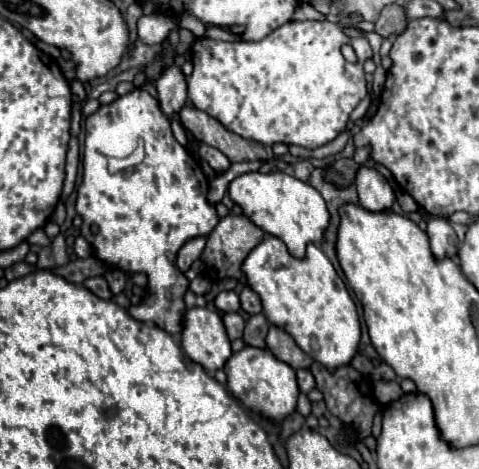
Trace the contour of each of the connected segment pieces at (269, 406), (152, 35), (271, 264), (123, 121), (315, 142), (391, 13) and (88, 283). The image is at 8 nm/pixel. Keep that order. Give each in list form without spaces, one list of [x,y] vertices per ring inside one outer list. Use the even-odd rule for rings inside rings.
[[[245,346],[243,350],[235,352],[227,360],[223,370],[227,372],[229,390],[251,414],[257,414],[261,418],[269,418],[273,422],[281,422],[287,414],[291,414],[295,410],[297,396],[299,396],[295,370],[289,364],[277,360],[273,356],[273,352],[269,352],[269,348]]]
[[[163,12],[141,16],[137,22],[139,38],[145,44],[161,44],[169,36],[169,32],[173,32],[175,28],[177,28],[177,22]]]
[[[265,236],[243,262],[243,272],[247,274],[249,286],[259,294],[269,322],[291,334],[305,354],[319,364],[325,364],[329,372],[353,360],[361,340],[357,308],[345,282],[317,246],[309,244],[307,256],[299,260],[287,252],[279,238]]]
[[[133,90],[119,96],[115,102],[101,106],[93,116],[85,120],[85,141],[83,146],[83,173],[77,188],[77,214],[83,218],[81,236],[95,248],[101,262],[119,266],[127,272],[147,274],[149,292],[141,304],[131,306],[127,312],[137,322],[153,322],[173,336],[183,332],[185,324],[185,302],[183,296],[189,290],[189,280],[175,266],[179,248],[197,236],[209,236],[219,222],[215,208],[207,202],[207,178],[201,166],[187,154],[187,150],[173,138],[169,120],[159,108],[159,102],[145,90]],[[139,144],[143,144],[145,158],[139,166],[129,166],[117,174],[109,174],[109,158],[125,158]]]
[[[319,20],[287,22],[259,42],[221,42],[203,36],[197,38],[191,46],[193,74],[187,80],[189,100],[195,108],[207,112],[225,128],[229,128],[229,132],[245,140],[253,140],[265,146],[273,146],[277,142],[297,144],[313,150],[335,140],[347,128],[353,108],[367,96],[367,80],[363,72],[363,62],[367,58],[371,58],[371,46],[365,38],[347,38],[341,24]],[[345,44],[355,48],[355,64],[343,58],[341,48]]]
[[[391,4],[391,6],[385,6],[375,22],[375,32],[381,34],[383,38],[389,38],[389,36],[395,36],[395,34],[401,34],[405,30],[403,22],[407,24],[407,16],[403,18],[403,6],[397,6],[397,4]]]
[[[103,276],[87,278],[87,280],[83,282],[83,286],[85,286],[87,290],[91,290],[91,292],[93,292],[95,296],[99,296],[99,298],[105,298],[105,300],[109,300],[109,298],[111,298],[111,292],[109,292],[107,282],[105,282],[105,278],[103,278]]]

